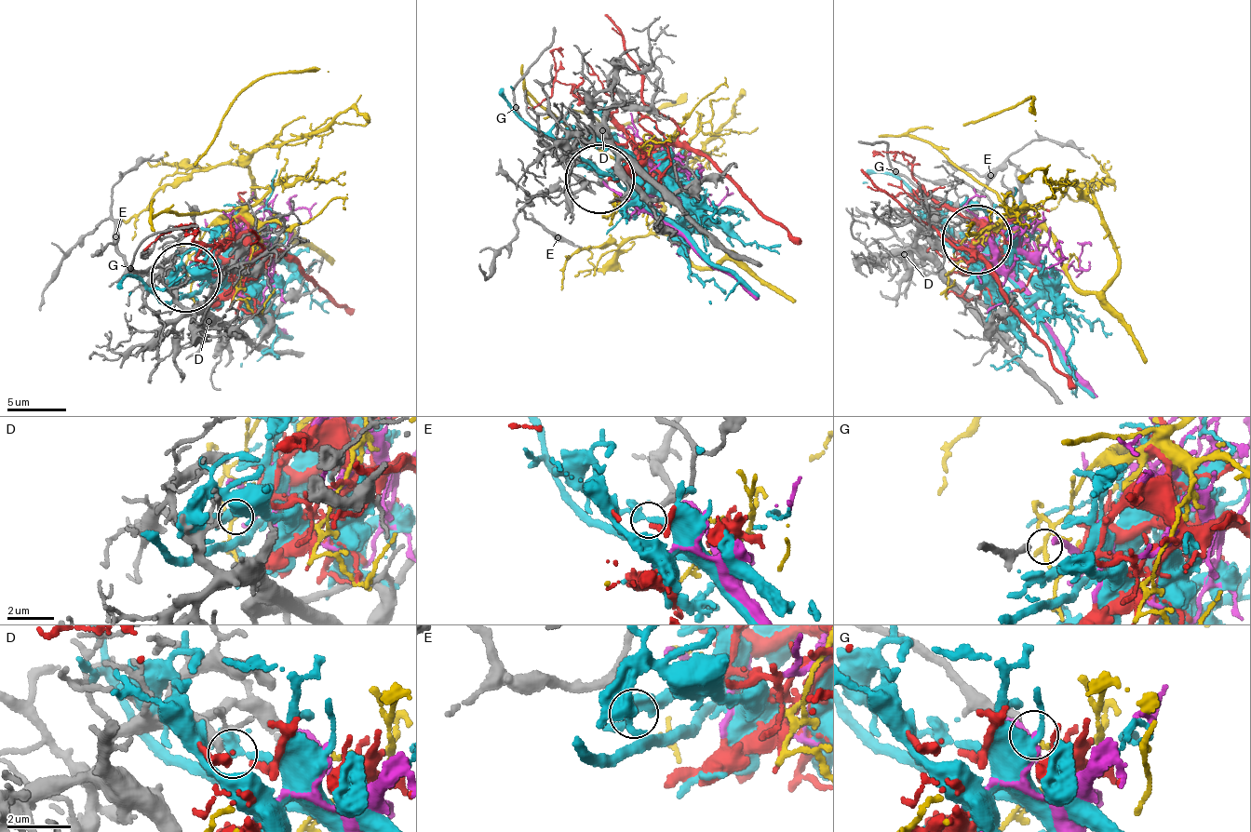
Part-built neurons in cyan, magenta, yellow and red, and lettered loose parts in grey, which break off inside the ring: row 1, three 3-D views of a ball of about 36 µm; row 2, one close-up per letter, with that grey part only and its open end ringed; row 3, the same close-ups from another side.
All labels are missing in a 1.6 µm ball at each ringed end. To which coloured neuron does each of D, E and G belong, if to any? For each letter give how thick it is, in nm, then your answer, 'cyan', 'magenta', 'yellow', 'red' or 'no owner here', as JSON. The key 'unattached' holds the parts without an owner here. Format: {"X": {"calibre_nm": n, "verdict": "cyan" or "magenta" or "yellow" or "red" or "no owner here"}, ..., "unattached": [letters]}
{"D": {"calibre_nm": 170, "verdict": "no owner here"}, "E": {"calibre_nm": 240, "verdict": "no owner here"}, "G": {"calibre_nm": 240, "verdict": "no owner here"}, "unattached": ["D", "E", "G"]}

